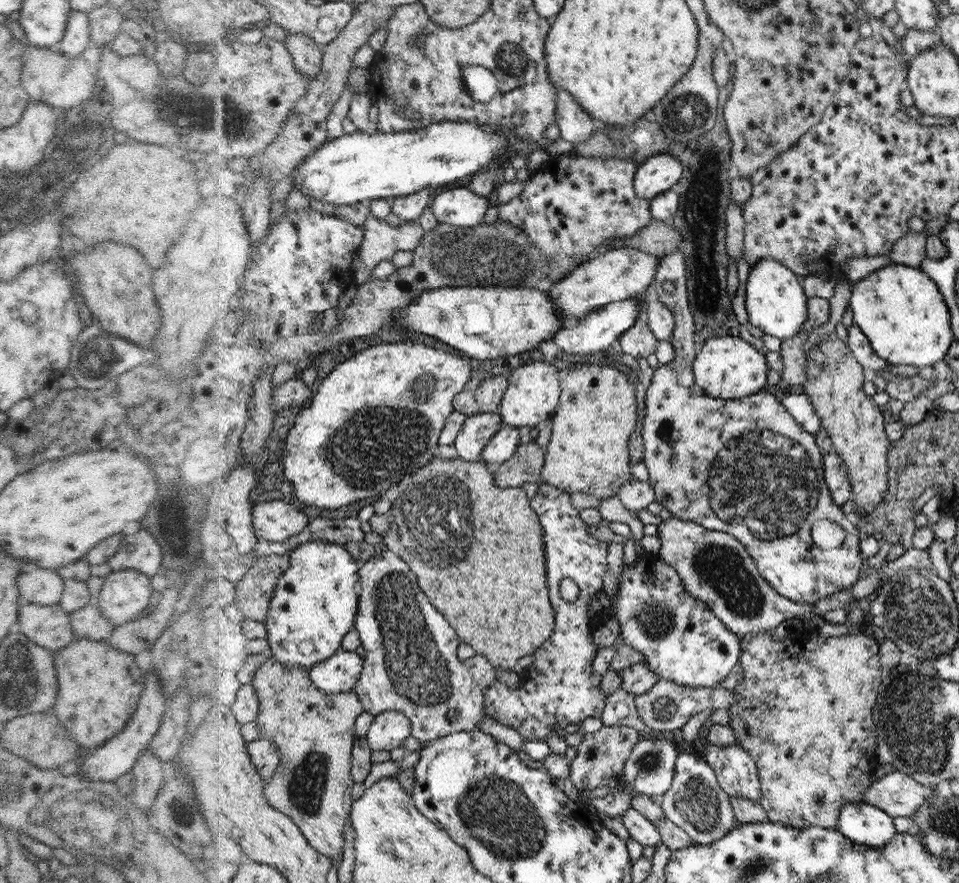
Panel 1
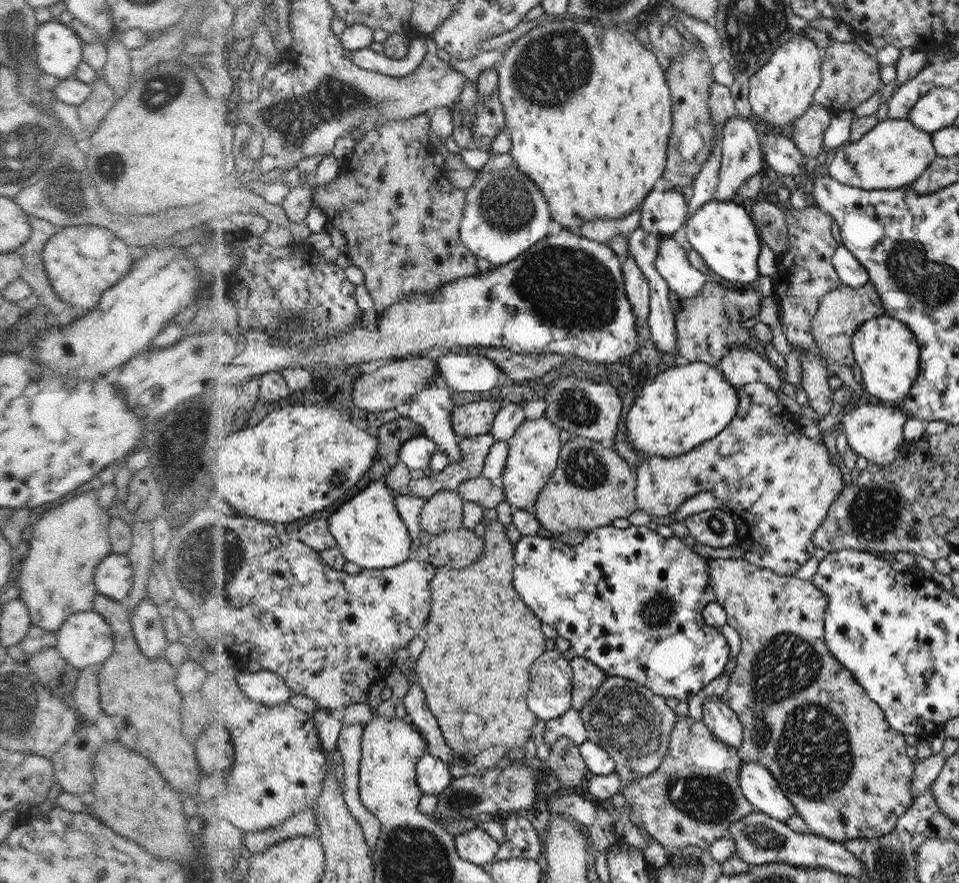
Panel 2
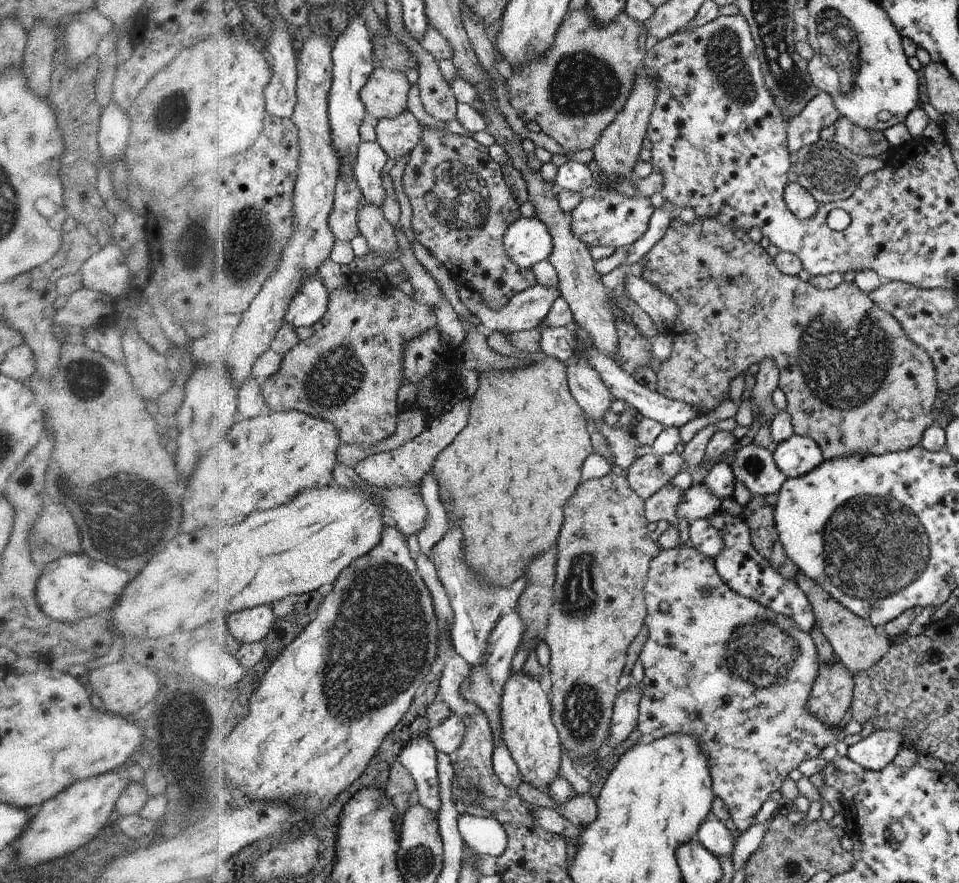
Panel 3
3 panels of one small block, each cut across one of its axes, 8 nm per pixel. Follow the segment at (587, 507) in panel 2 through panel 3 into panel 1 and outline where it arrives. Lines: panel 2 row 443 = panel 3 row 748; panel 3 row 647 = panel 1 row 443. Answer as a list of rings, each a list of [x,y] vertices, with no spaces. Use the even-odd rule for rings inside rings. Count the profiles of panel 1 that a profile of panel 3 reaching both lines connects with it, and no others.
[[[594,364],[578,366],[572,368],[566,378],[562,379],[561,405],[558,409],[554,418],[551,418],[553,425],[550,442],[540,472],[543,484],[558,487],[570,495],[574,492],[584,492],[596,498],[616,497],[621,487],[632,480],[628,438],[638,422],[634,384],[615,368]]]

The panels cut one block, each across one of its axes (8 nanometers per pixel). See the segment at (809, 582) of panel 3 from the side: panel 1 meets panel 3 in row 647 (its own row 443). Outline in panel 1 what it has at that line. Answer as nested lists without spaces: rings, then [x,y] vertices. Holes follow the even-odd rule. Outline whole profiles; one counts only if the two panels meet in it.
[[[835,333],[831,334],[826,340],[822,340],[819,345],[807,350],[807,379],[803,384],[804,393],[812,402],[814,411],[821,416],[821,428],[828,432],[834,452],[838,456],[842,456],[850,484],[852,484],[850,501],[854,502],[856,514],[860,518],[864,518],[870,510],[874,510],[876,504],[882,502],[882,498],[888,490],[888,452],[890,446],[890,441],[884,433],[886,421],[884,422],[883,410],[878,408],[870,396],[864,394],[862,382],[864,382],[862,365],[856,360],[847,344],[841,342]]]

